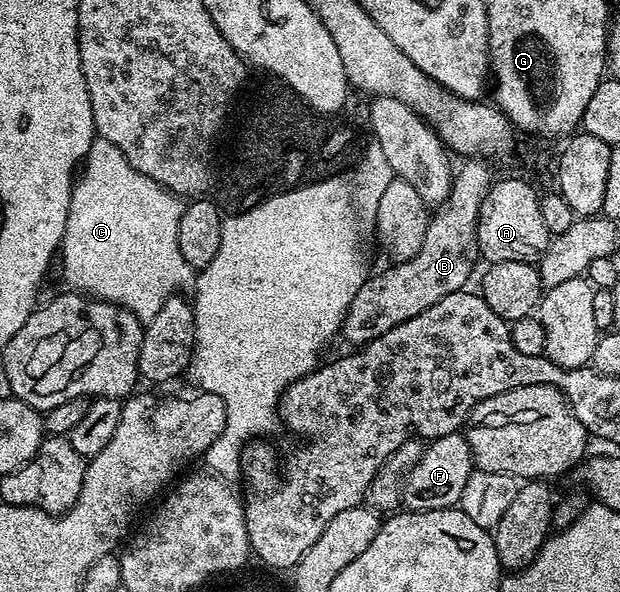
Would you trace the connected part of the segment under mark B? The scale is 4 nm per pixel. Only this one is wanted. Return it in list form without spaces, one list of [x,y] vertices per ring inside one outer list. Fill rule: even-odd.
[[[469,158],[464,161],[462,168],[456,169],[453,186],[444,204],[440,205],[432,213],[429,225],[427,226],[427,238],[423,238],[423,246],[419,246],[419,254],[415,258],[398,263],[396,266],[389,266],[386,272],[378,276],[370,275],[361,289],[351,298],[351,306],[345,315],[345,321],[341,324],[340,335],[345,336],[349,346],[360,346],[387,334],[395,326],[415,318],[427,306],[435,306],[439,298],[447,298],[447,294],[455,294],[466,287],[465,284],[473,276],[473,267],[479,264],[479,253],[477,250],[477,211],[483,202],[485,193],[489,191],[489,185],[493,183],[494,173],[489,173],[489,168],[484,159]]]

